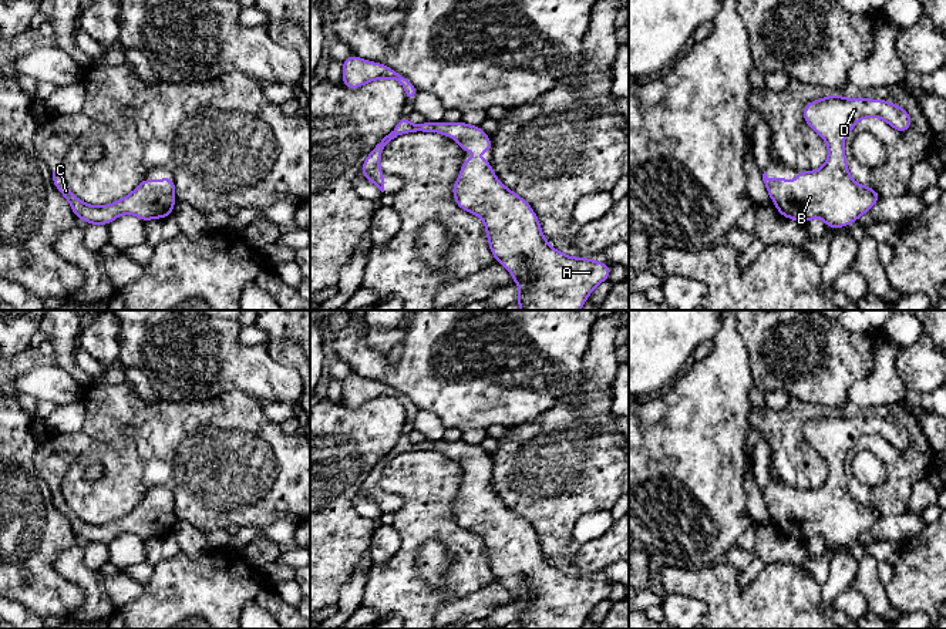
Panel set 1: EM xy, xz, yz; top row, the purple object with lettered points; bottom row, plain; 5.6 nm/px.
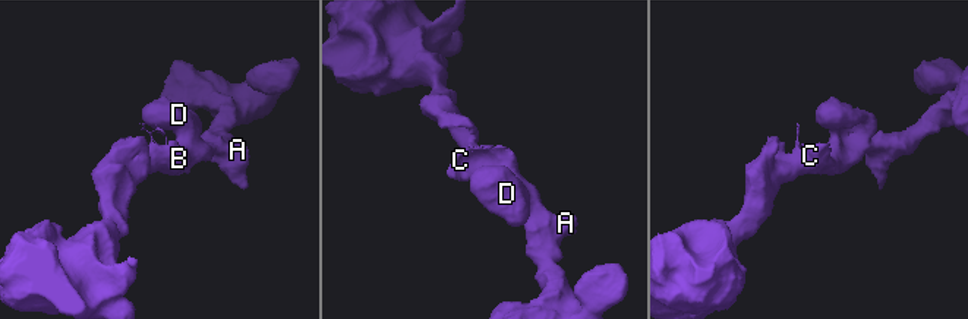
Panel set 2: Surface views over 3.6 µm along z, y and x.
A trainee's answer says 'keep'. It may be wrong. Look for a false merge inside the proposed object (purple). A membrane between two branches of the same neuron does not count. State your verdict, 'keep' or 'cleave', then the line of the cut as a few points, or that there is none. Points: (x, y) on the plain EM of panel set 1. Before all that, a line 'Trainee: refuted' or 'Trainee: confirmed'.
Trainee: confirmed
keep; cut none

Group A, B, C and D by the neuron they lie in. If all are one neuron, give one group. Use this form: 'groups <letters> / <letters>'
groups A B C D

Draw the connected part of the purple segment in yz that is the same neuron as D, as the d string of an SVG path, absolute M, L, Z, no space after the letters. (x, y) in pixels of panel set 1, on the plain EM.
M831 413L808 421L802 428L805 441L825 460L829 472L818 490L798 490L795 501L762 492L770 517L780 534L802 542L821 536L827 546L845 546L866 532L879 512L852 498L848 491L844 460L861 437L882 437L895 450L912 445L910 433L886 418L844 417Z

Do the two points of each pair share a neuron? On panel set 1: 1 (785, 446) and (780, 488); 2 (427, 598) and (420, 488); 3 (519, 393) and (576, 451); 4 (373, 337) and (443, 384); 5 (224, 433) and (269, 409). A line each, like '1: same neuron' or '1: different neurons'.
1: different neurons
2: same neuron
3: different neurons
4: different neurons
5: different neurons

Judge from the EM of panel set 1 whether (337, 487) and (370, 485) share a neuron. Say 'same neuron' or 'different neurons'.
different neurons

